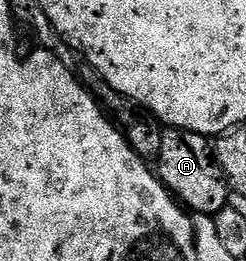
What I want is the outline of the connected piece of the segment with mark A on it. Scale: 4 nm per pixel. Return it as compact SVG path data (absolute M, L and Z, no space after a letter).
M171 128L165 129L158 165L160 165L158 177L163 182L164 189L176 199L177 203L187 207L193 215L196 213L215 216L229 205L230 187L224 181L224 175L216 165L213 151L203 137L189 136Z

